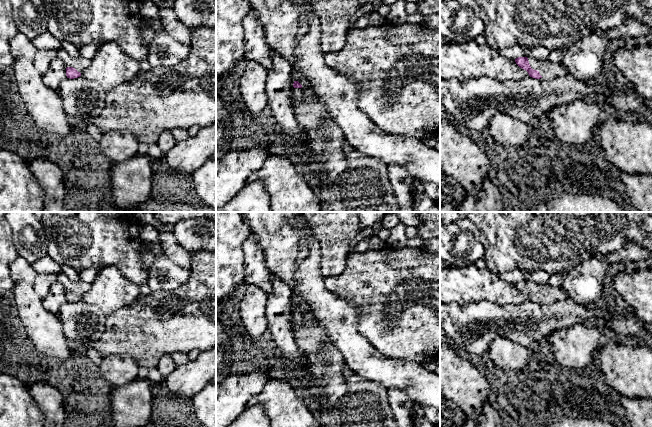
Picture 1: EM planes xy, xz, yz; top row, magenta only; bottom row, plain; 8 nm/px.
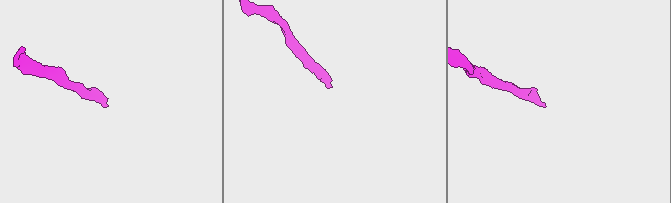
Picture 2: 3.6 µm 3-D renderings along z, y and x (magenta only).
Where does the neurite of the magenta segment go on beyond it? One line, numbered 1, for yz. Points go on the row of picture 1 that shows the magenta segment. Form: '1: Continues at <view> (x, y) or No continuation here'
1: Continues at yz (547, 69)

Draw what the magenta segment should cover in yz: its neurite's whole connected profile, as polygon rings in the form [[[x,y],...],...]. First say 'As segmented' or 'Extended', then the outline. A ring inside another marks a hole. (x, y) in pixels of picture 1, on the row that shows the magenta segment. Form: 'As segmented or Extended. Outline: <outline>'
Extended. Outline: [[[518,57],[516,64],[526,70],[530,77],[535,79],[553,79],[567,74],[567,70],[560,63],[553,63],[548,60],[539,60],[532,57]]]

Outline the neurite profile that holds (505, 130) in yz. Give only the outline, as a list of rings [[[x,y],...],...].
[[[497,113],[489,124],[488,130],[498,144],[506,147],[521,146],[529,136],[529,126],[508,114]]]

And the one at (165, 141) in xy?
[[[165,131],[158,137],[156,144],[163,154],[166,154],[175,144],[177,140],[171,134],[171,131]]]

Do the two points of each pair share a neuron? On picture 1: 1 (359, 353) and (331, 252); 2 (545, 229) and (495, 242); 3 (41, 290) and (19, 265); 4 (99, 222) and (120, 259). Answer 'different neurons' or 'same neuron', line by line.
1: different neurons
2: same neuron
3: different neurons
4: same neuron

